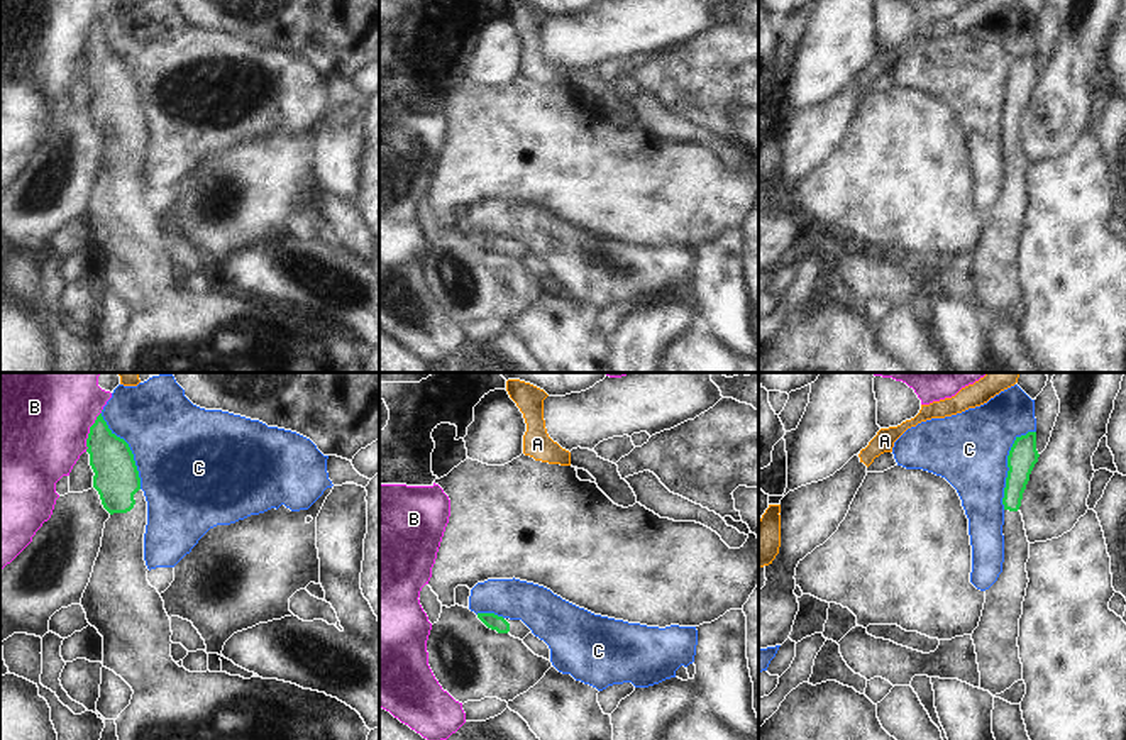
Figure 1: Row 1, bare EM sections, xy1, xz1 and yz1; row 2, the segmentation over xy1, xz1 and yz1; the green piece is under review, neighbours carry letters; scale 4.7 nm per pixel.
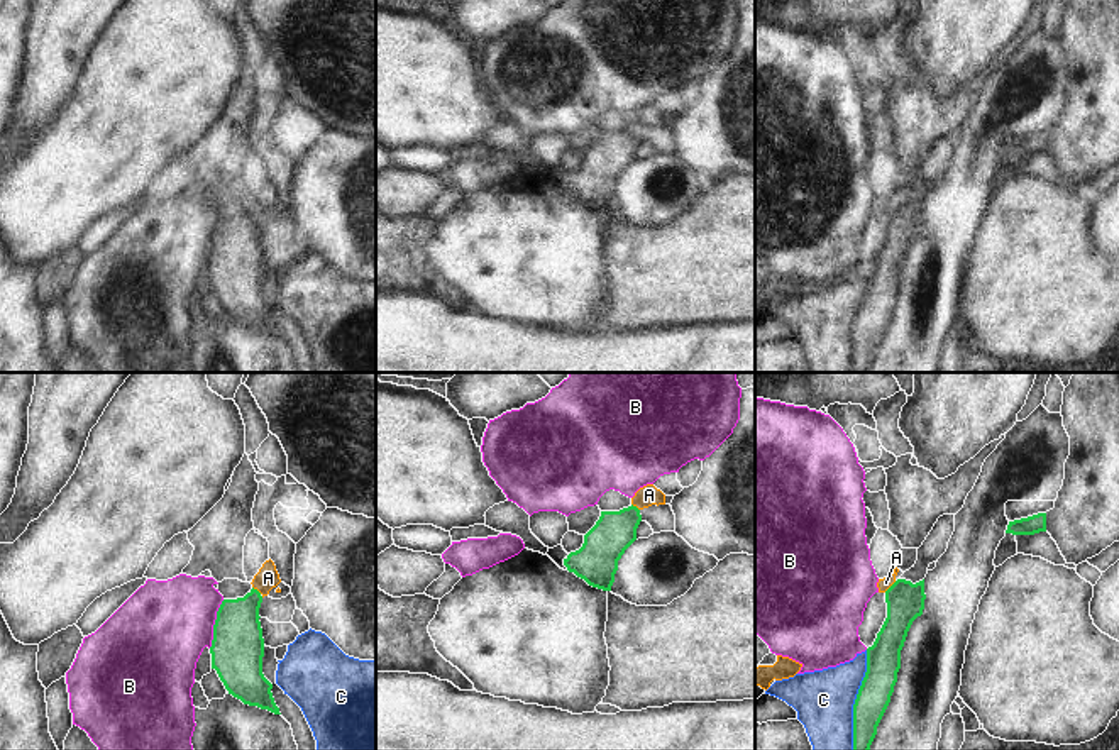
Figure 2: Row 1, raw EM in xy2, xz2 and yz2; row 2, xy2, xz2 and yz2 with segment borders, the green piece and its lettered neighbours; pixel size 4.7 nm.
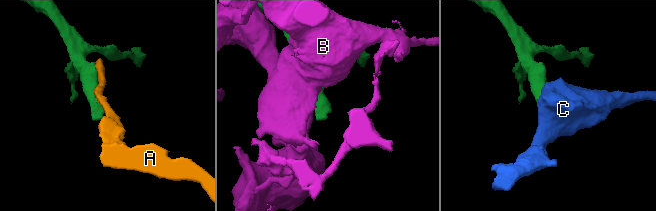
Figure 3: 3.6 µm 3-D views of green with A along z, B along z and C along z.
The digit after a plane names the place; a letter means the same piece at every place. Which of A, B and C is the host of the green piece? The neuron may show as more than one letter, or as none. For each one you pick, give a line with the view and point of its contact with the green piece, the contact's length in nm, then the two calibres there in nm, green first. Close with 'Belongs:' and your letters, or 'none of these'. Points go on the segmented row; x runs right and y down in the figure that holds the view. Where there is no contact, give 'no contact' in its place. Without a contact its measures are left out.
Belongs: none of these

